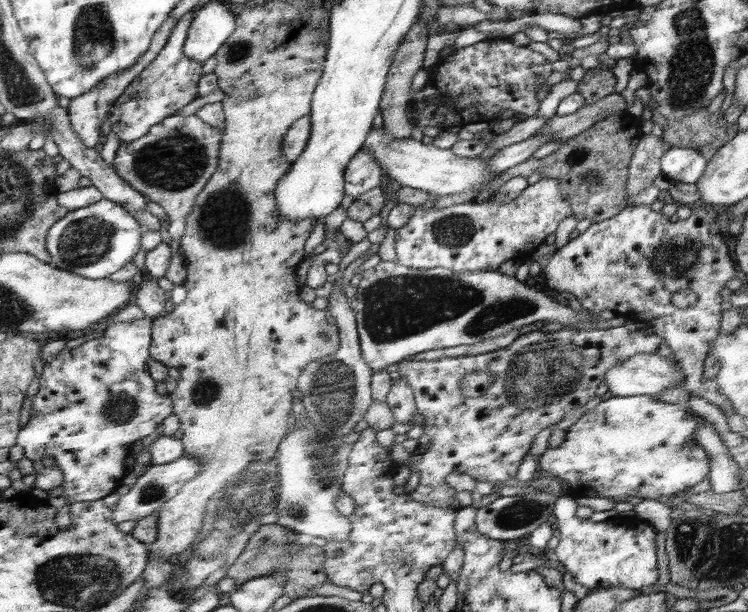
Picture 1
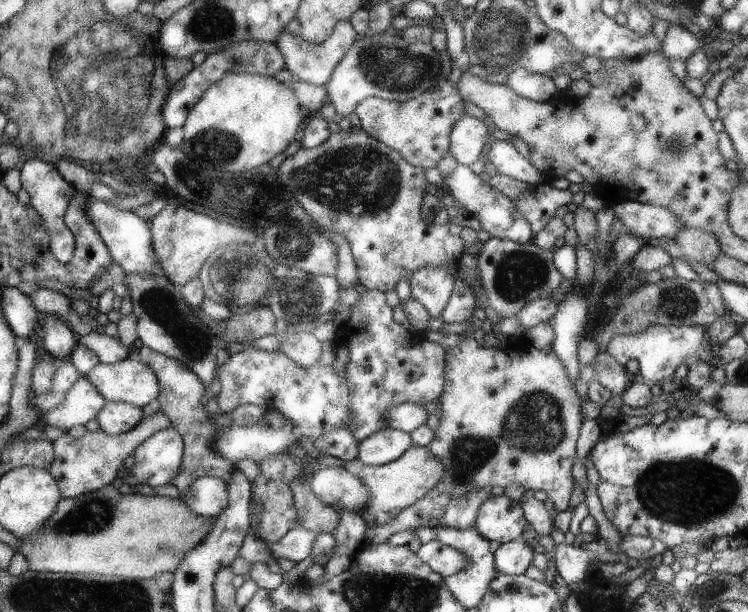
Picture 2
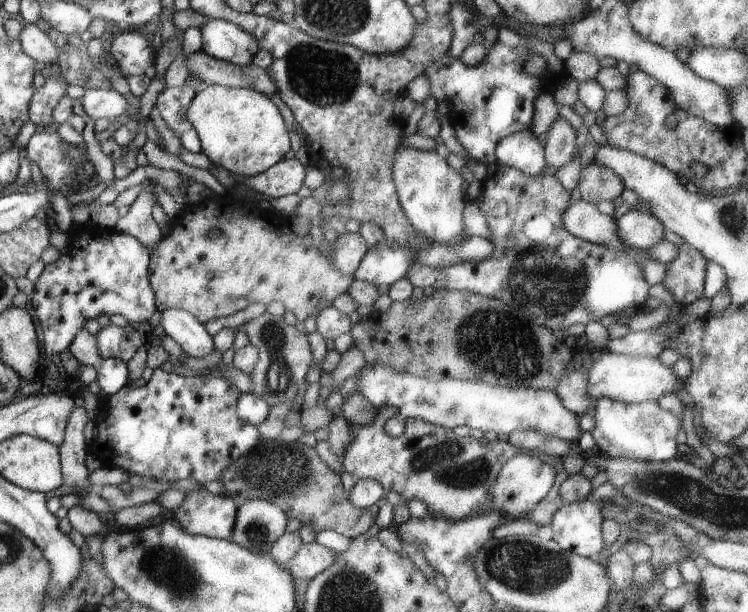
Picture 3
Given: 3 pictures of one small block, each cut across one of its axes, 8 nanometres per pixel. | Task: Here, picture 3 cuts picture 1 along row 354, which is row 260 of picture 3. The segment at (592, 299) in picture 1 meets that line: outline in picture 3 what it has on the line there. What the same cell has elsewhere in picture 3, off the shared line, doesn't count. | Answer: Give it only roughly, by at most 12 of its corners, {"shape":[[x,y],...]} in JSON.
{"shape":[[684,242],[662,283],[682,307],[703,297],[707,257]]}

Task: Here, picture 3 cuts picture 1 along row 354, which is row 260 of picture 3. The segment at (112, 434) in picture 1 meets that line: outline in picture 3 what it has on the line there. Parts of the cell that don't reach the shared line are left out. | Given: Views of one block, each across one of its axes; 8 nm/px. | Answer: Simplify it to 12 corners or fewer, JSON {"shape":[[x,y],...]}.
{"shape":[[92,223],[31,294],[49,363],[88,320],[157,309],[151,252]]}

